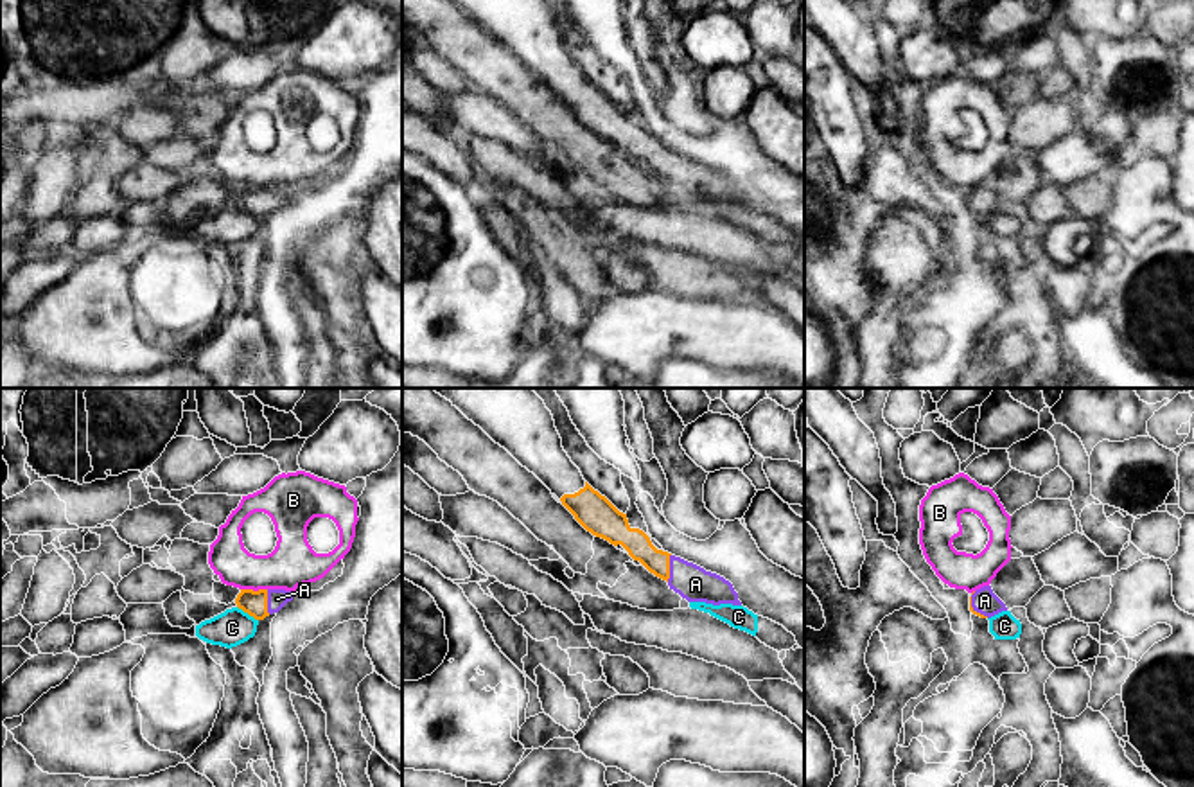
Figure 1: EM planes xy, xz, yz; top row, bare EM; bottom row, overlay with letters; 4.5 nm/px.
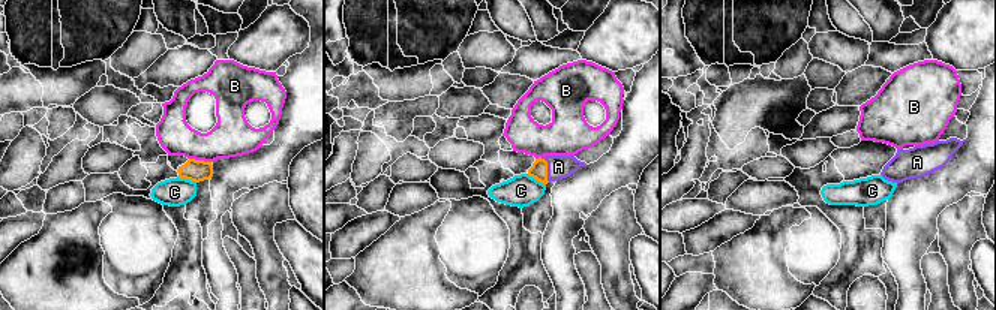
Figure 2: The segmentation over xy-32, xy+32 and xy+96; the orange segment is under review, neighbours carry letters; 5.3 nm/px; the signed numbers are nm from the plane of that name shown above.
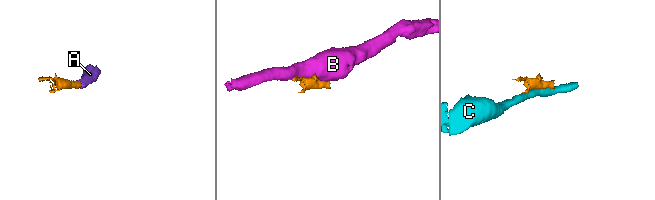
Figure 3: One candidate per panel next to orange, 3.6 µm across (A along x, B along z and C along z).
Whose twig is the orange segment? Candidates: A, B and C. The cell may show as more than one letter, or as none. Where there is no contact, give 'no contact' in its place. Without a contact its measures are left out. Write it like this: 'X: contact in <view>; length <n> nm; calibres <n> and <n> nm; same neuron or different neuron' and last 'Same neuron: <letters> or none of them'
A: contact in xz; length 130 nm; calibres 120 and 160 nm; same neuron
B: contact in xy; length 120 nm; calibres 110 and 220 nm; different neuron
C: contact in xy; length 120 nm; calibres 110 and 160 nm; different neuron
Same neuron: A

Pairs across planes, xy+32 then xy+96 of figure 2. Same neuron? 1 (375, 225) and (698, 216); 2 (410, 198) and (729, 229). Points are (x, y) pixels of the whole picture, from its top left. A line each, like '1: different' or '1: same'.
1: different
2: different

